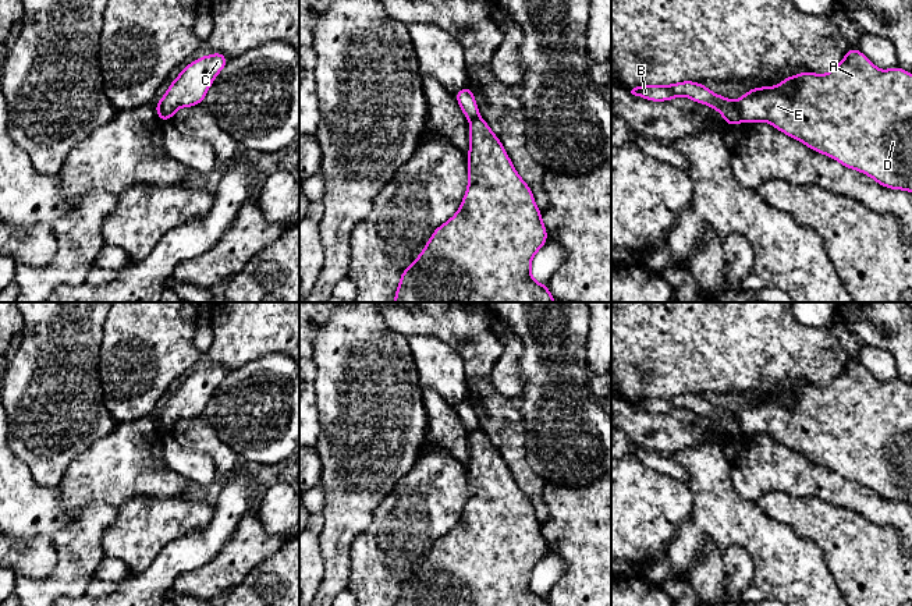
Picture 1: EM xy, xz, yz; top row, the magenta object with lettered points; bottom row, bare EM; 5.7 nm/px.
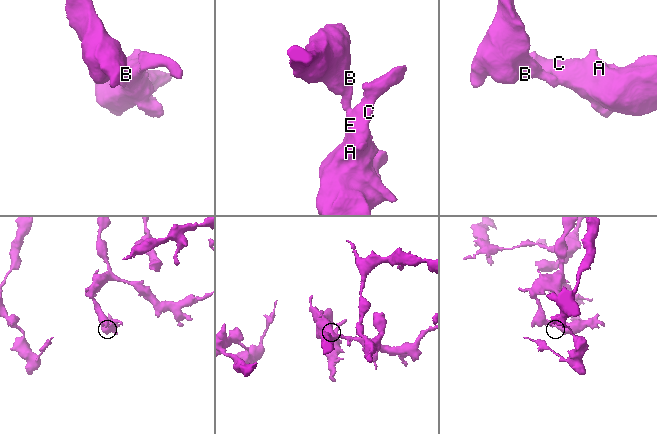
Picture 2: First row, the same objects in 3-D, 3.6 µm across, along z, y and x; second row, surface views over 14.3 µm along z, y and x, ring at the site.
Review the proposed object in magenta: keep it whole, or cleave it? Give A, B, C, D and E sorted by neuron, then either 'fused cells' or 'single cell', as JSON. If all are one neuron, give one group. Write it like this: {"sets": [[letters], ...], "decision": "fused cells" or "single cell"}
{"sets": [["A", "C", "D", "E"], ["B"]], "decision": "fused cells"}

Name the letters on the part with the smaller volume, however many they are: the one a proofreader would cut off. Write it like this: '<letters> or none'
A, C, D, E

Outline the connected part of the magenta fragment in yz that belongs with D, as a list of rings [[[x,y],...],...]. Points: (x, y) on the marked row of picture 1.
[[[851,47],[828,74],[803,71],[777,86],[750,88],[737,100],[741,123],[764,121],[809,149],[858,170],[881,187],[912,192],[912,74],[901,67],[879,70],[862,52]]]

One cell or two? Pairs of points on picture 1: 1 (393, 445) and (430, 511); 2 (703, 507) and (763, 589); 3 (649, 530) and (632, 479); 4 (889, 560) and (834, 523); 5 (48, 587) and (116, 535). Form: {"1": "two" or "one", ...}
{"1": "two", "2": "one", "3": "one", "4": "one", "5": "two"}

